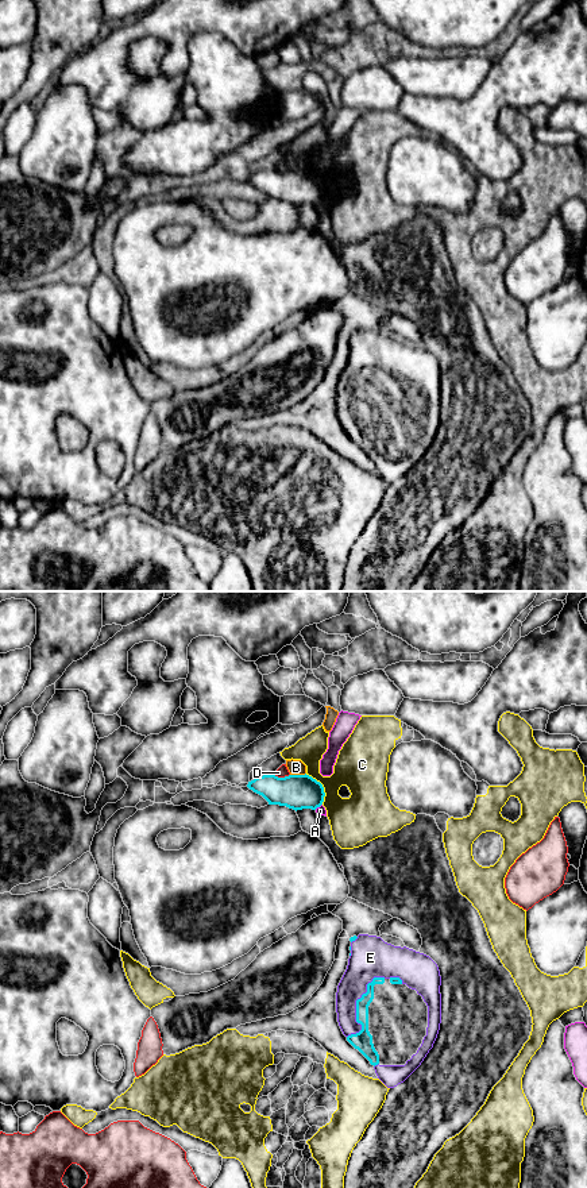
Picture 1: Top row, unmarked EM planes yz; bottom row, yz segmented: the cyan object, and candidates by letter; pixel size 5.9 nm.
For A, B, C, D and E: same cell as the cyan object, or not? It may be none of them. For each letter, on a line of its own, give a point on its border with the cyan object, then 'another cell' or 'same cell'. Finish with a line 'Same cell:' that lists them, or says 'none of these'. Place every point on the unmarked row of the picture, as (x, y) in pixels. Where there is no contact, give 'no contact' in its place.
A: meets cyan in yz at (317, 201); another cell
B: meets cyan in yz at (297, 170); another cell
C: meets cyan in yz at (321, 181); another cell
D: meets cyan in yz at (281, 173); another cell
E: meets cyan in yz at (356, 401); same cell
Same cell: E

